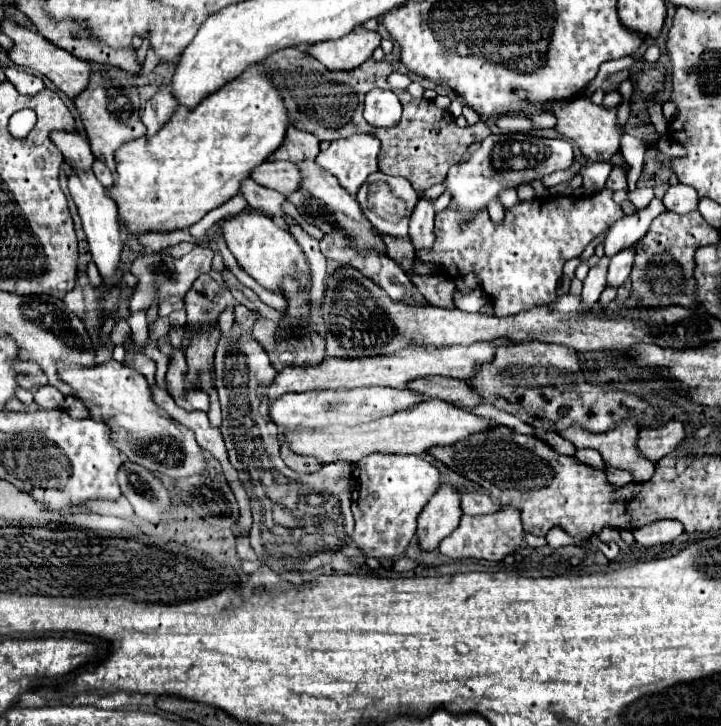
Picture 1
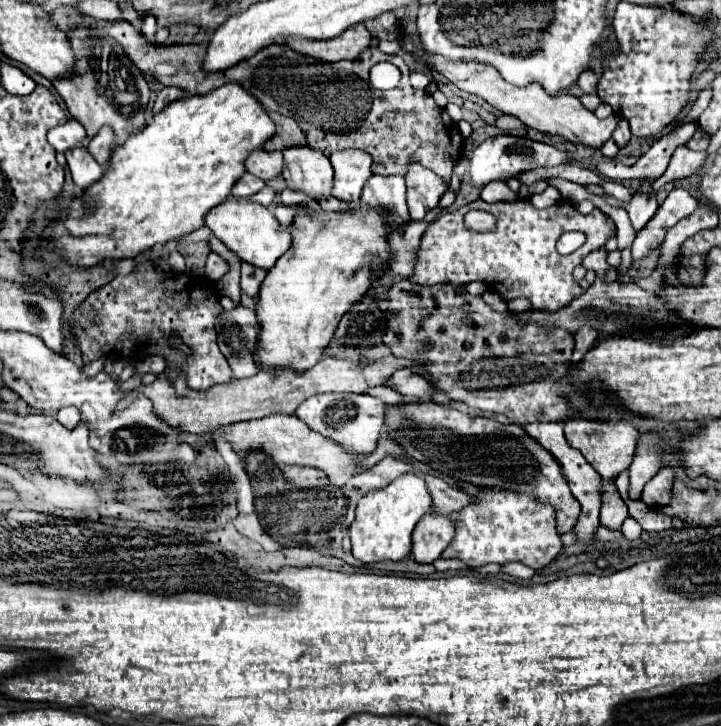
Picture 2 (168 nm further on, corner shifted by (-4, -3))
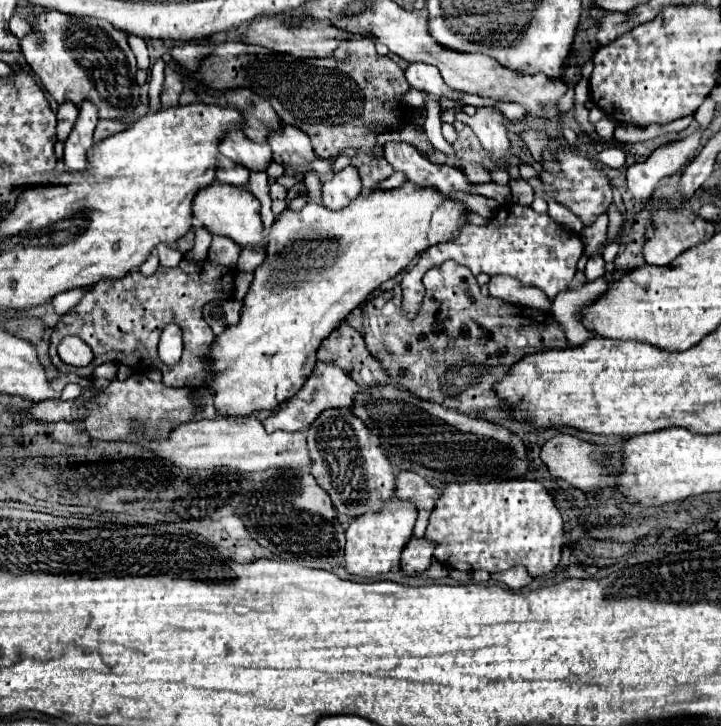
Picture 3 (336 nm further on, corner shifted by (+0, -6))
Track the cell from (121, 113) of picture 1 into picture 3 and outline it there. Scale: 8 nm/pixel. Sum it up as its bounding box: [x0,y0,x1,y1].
[21,9,139,123]

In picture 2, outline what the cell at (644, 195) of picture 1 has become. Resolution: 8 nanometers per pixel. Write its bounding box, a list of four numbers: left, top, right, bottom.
[601,180,633,202]

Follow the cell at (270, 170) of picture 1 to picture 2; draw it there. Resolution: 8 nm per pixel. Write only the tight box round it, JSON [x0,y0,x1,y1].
[247,150,283,180]

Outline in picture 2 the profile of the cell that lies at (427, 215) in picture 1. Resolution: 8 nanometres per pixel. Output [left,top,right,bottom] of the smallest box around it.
[405,166,447,220]

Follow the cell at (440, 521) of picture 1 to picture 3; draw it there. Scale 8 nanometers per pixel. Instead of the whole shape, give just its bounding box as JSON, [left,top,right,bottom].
[401,537,435,575]

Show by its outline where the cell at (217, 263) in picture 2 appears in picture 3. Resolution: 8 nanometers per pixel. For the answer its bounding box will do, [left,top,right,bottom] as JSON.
[208,237,241,267]

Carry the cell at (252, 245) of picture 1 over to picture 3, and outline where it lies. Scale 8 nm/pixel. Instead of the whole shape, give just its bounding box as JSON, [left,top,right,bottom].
[193,181,265,247]

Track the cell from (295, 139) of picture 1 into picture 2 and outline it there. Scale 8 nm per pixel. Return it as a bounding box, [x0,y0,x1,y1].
[265,112,307,152]

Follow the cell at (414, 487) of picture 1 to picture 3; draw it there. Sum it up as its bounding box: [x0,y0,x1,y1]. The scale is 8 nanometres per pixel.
[343,499,417,579]

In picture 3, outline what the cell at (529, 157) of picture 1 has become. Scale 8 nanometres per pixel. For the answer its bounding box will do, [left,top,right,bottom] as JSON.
[463,107,509,157]

